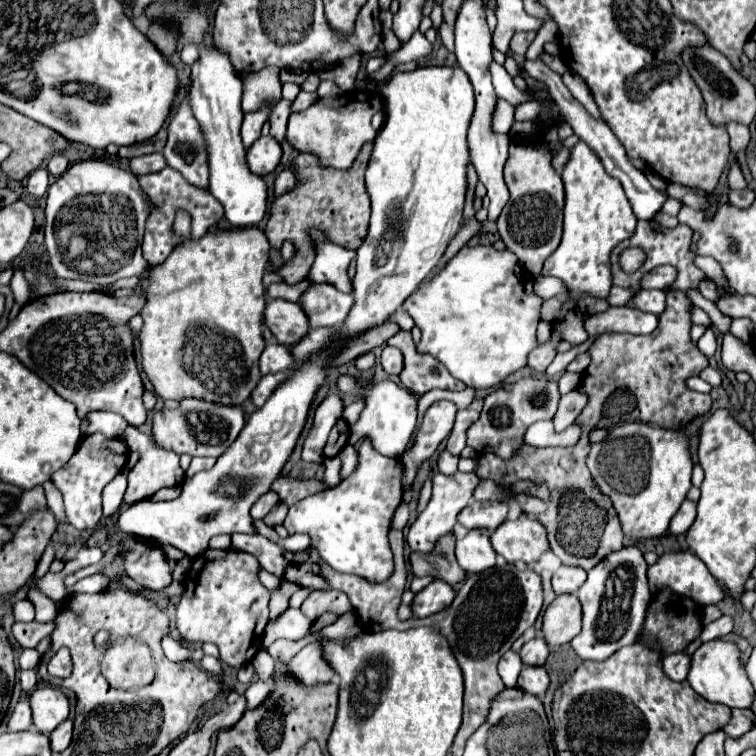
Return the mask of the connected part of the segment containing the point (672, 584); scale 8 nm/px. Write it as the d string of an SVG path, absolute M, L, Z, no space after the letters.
M668 552L668 554L662 554L656 564L648 566L648 582L650 582L652 594L656 594L660 588L668 586L676 594L688 596L688 598L696 600L702 606L706 606L706 604L718 604L726 596L726 592L718 584L718 580L710 574L710 570L704 566L704 562L696 554L692 554L692 552Z

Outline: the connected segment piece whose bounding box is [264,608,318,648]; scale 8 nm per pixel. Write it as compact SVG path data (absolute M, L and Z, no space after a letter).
M288 608L278 620L270 622L264 630L264 646L268 648L274 640L278 638L290 638L290 640L302 640L306 636L314 636L318 634L316 630L312 630L312 622L296 608Z

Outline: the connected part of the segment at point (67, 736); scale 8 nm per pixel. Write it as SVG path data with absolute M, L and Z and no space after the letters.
M64 720L52 734L50 734L50 746L54 752L62 752L68 748L72 740L72 720Z

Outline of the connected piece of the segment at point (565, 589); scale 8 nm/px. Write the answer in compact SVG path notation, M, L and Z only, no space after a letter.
M560 566L552 576L552 586L556 594L574 594L586 580L586 572L582 568Z

